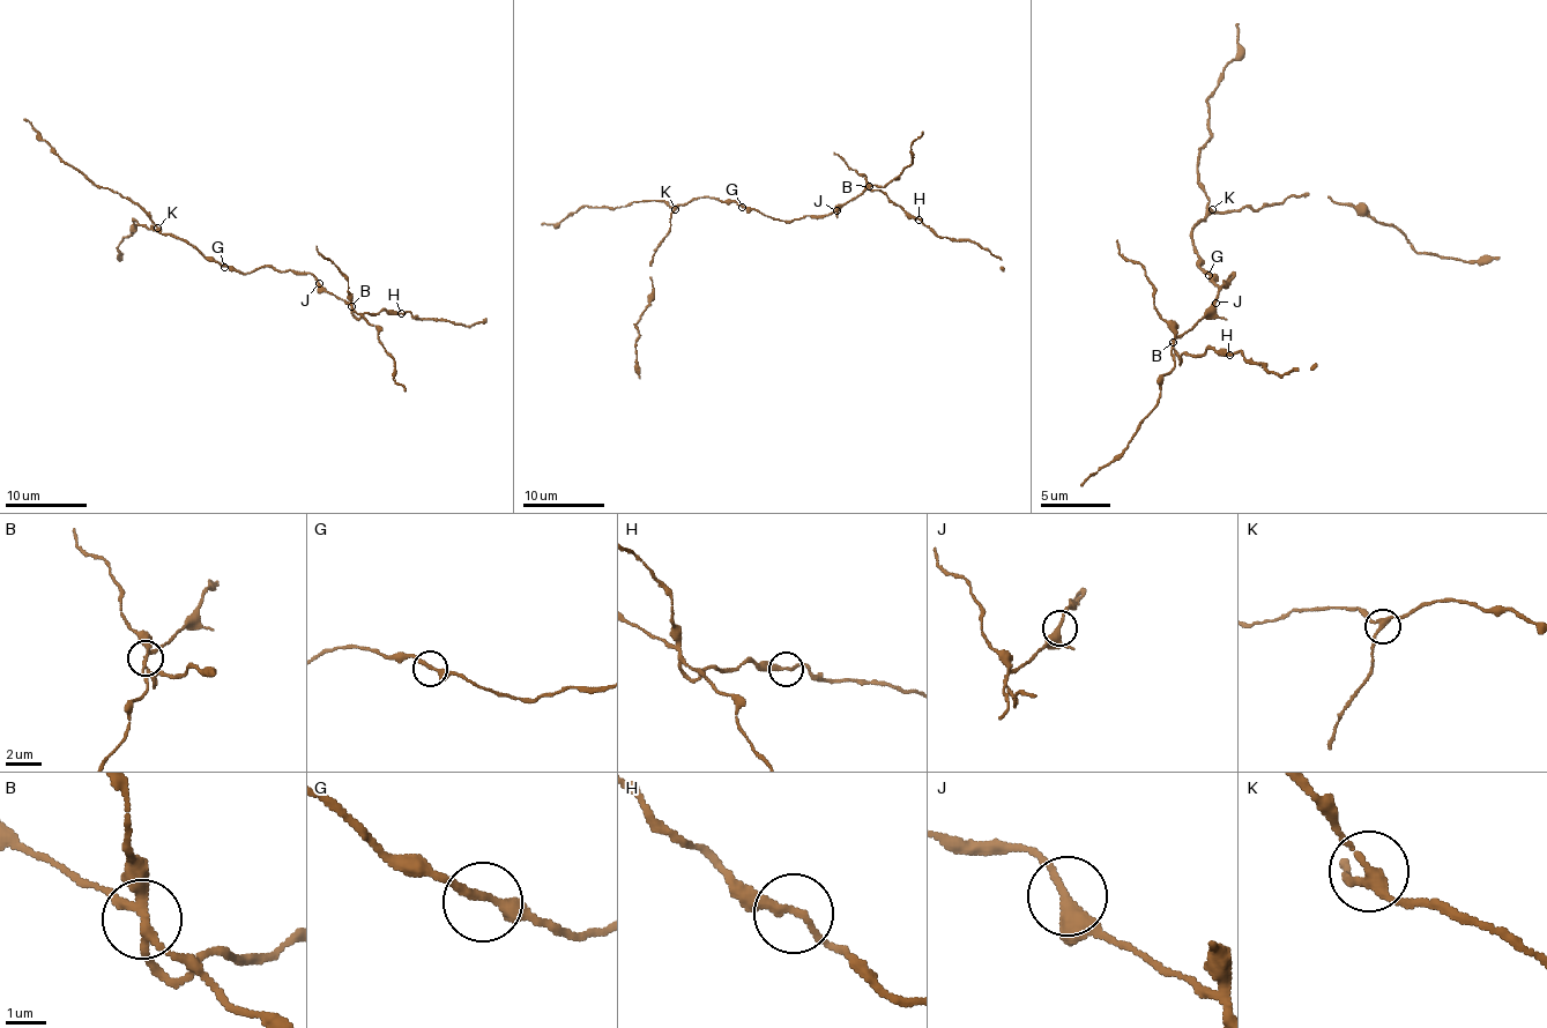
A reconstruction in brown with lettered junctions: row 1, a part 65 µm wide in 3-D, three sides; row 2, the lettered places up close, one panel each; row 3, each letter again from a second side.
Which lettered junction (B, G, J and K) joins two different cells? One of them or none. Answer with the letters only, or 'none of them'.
B

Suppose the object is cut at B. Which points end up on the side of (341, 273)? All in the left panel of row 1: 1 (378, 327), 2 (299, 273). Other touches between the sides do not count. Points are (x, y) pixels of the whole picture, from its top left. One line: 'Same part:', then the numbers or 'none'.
Same part: none

